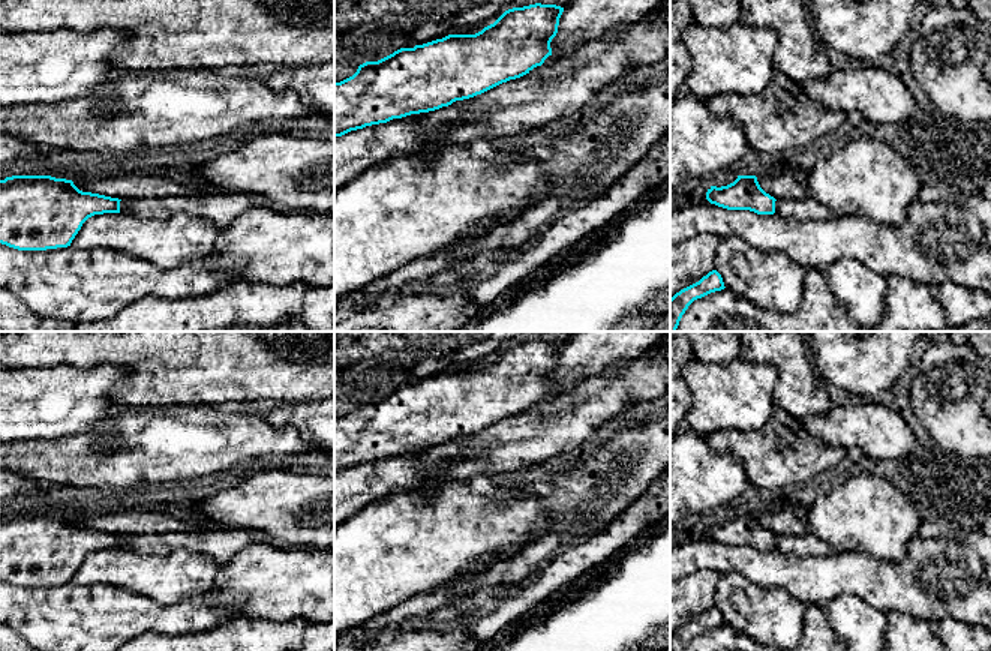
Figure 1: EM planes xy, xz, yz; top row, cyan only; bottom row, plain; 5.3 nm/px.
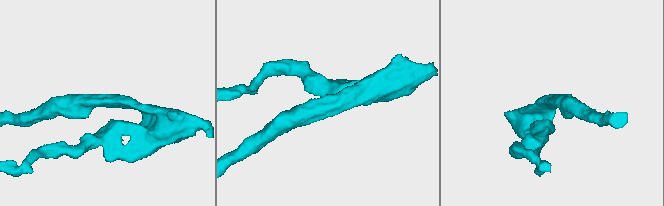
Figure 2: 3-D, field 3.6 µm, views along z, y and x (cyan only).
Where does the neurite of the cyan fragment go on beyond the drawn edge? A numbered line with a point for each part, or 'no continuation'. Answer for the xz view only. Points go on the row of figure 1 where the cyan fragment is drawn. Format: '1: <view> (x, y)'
no continuation

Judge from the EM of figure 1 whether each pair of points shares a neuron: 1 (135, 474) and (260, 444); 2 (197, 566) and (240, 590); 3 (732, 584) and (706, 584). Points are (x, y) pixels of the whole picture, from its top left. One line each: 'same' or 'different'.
1: same
2: different
3: different

